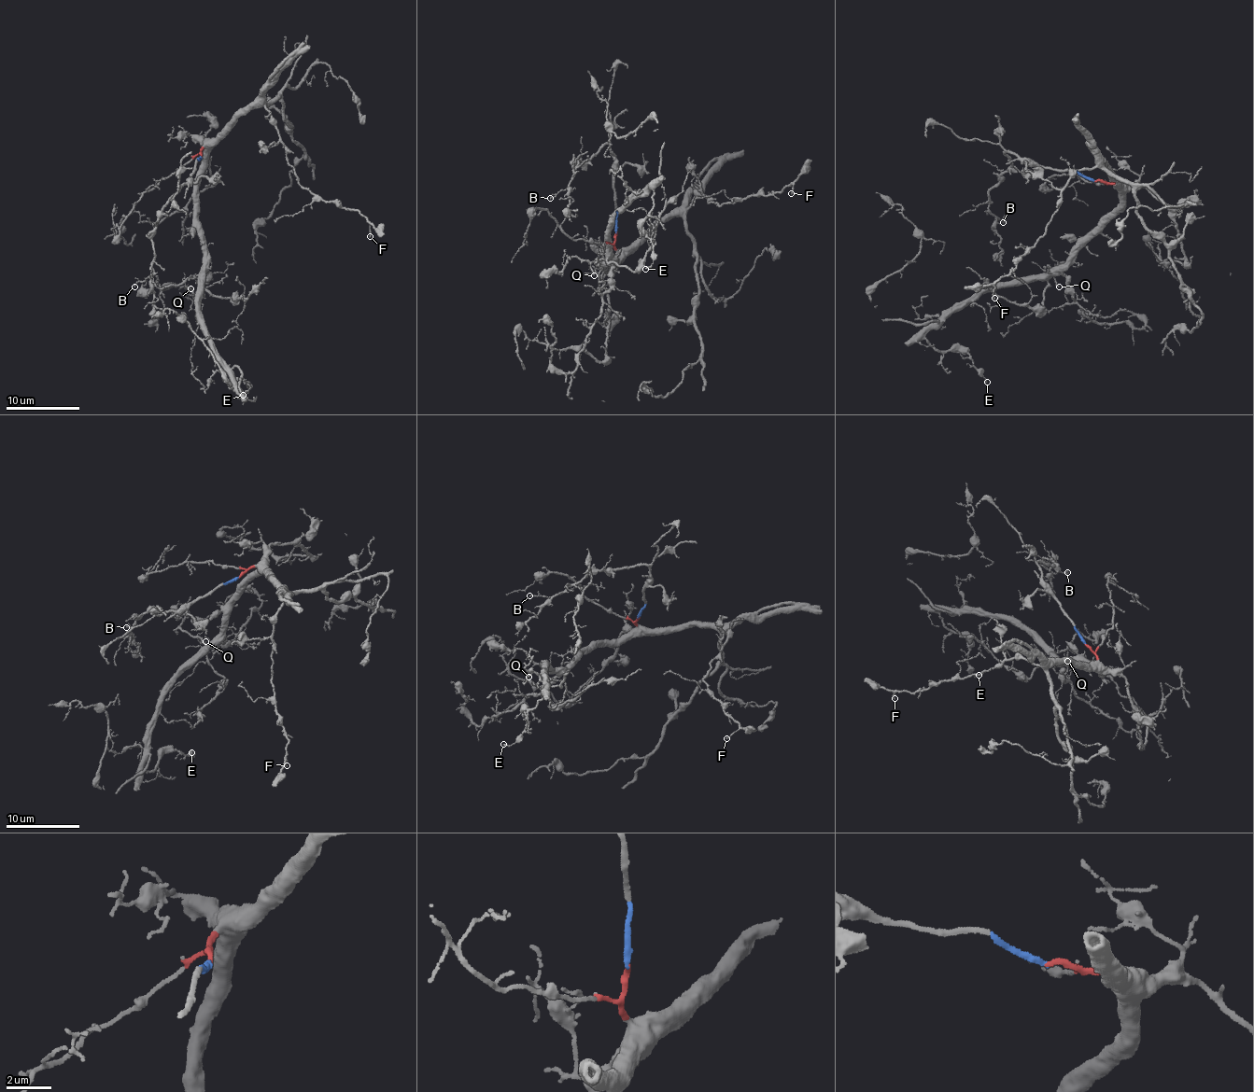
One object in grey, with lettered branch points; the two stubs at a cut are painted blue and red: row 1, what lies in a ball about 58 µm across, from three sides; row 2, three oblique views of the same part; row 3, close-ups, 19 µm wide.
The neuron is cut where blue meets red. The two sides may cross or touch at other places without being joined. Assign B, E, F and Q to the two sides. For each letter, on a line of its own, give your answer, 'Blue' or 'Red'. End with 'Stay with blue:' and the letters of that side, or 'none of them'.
B: Blue
E: Red
F: Red
Q: Red
Stay with blue: B

